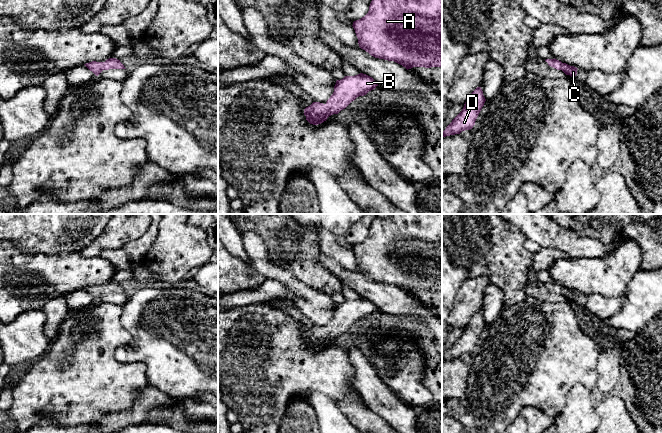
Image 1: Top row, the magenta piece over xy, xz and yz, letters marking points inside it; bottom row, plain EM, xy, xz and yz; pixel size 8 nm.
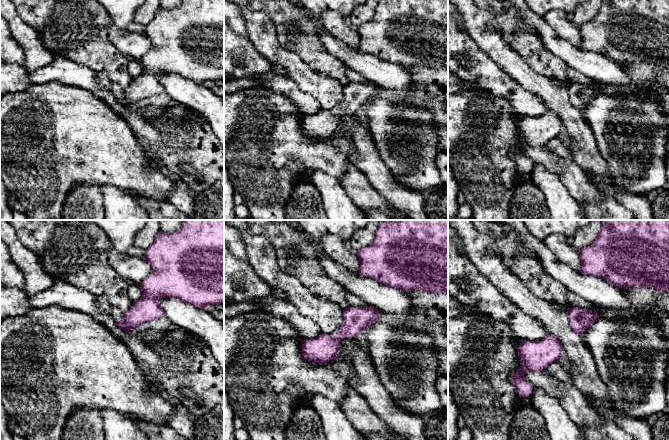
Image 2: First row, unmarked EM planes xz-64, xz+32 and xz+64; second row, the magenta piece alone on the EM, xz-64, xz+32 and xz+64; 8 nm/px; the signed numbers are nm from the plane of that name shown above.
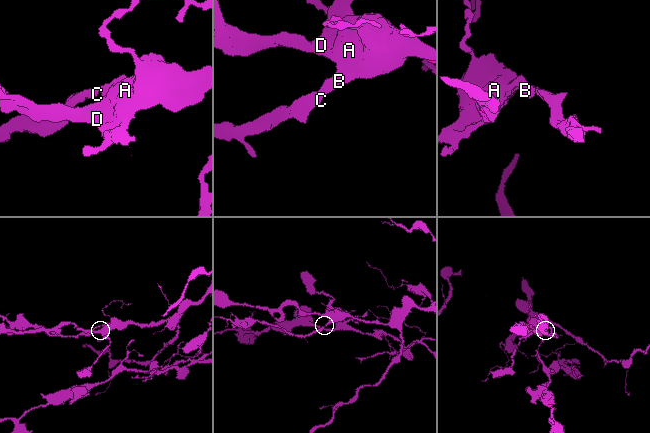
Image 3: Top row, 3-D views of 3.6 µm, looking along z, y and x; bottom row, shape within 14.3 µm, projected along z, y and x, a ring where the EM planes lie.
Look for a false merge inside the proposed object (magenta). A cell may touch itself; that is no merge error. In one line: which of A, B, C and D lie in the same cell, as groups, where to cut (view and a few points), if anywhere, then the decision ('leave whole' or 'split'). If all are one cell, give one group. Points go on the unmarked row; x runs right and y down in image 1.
A B C D; no cut; leave whole

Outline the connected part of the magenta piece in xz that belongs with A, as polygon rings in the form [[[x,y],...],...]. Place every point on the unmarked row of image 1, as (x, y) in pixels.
[[[442,214],[377,216],[368,237],[352,250],[359,271],[375,282],[394,285],[407,294],[442,291]]]

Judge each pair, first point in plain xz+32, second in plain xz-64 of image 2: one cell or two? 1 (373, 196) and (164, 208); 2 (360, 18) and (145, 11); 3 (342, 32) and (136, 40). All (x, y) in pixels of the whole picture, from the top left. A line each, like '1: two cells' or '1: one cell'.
1: one cell
2: one cell
3: one cell

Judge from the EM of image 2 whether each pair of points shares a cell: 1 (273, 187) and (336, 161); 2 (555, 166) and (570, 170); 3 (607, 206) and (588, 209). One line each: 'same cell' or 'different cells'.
1: same cell
2: different cells
3: same cell

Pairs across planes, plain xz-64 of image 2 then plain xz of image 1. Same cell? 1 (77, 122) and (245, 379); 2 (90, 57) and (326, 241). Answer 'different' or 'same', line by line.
1: same
2: different

